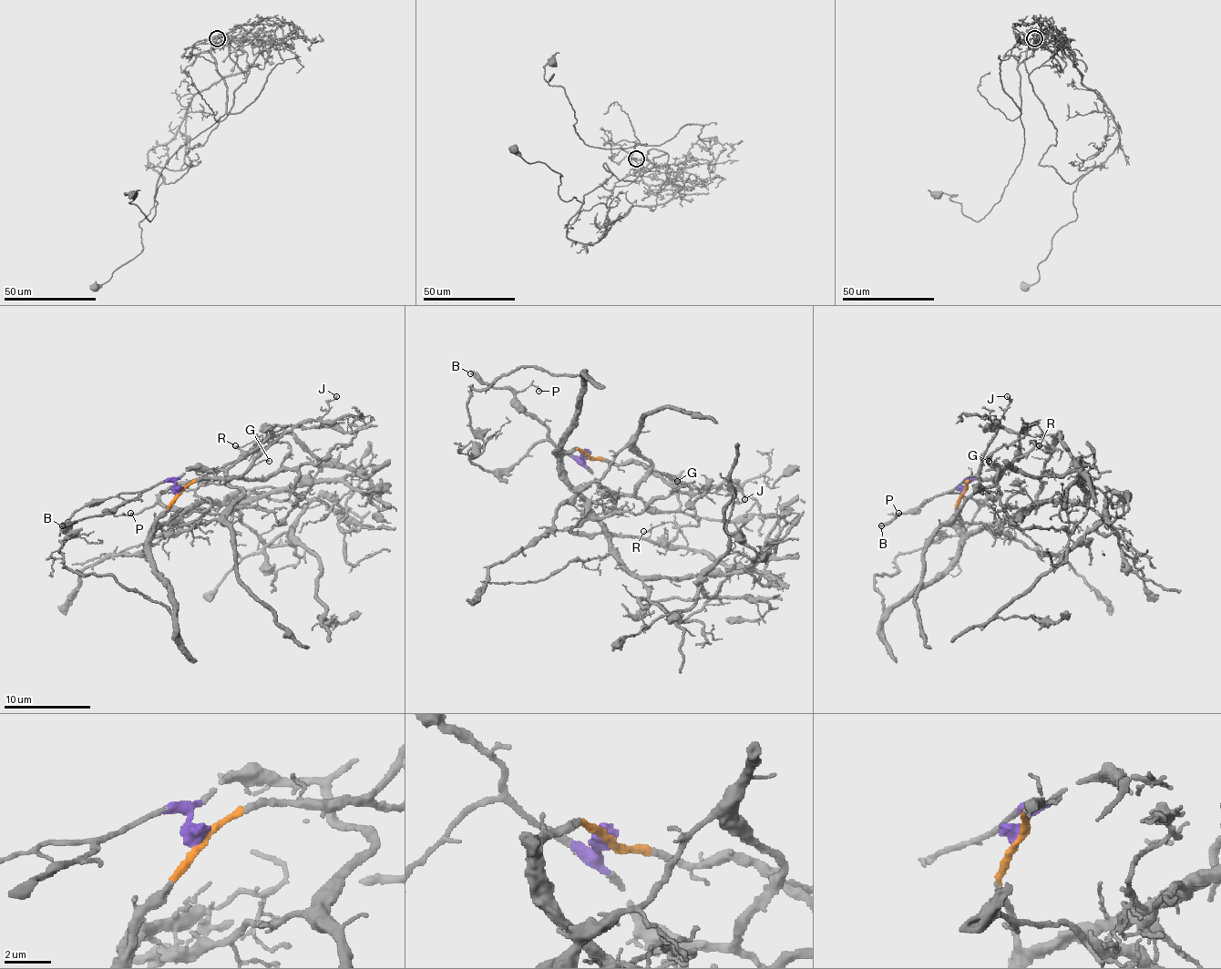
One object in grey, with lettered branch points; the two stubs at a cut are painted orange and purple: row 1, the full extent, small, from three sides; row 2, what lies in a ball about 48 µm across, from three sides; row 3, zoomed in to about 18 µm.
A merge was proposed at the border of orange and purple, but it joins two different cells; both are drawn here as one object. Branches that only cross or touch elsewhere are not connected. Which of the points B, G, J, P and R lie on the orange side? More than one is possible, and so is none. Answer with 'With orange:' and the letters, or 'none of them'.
With orange: G, J, R

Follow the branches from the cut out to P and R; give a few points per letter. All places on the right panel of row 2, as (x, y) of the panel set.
P: (964, 493), (966, 482), (949, 493), (927, 499), (912, 512), (892, 515), (898, 512)
R: (964, 493), (970, 477), (992, 480), (1033, 445), (1029, 441), (1038, 447), (1040, 445)

